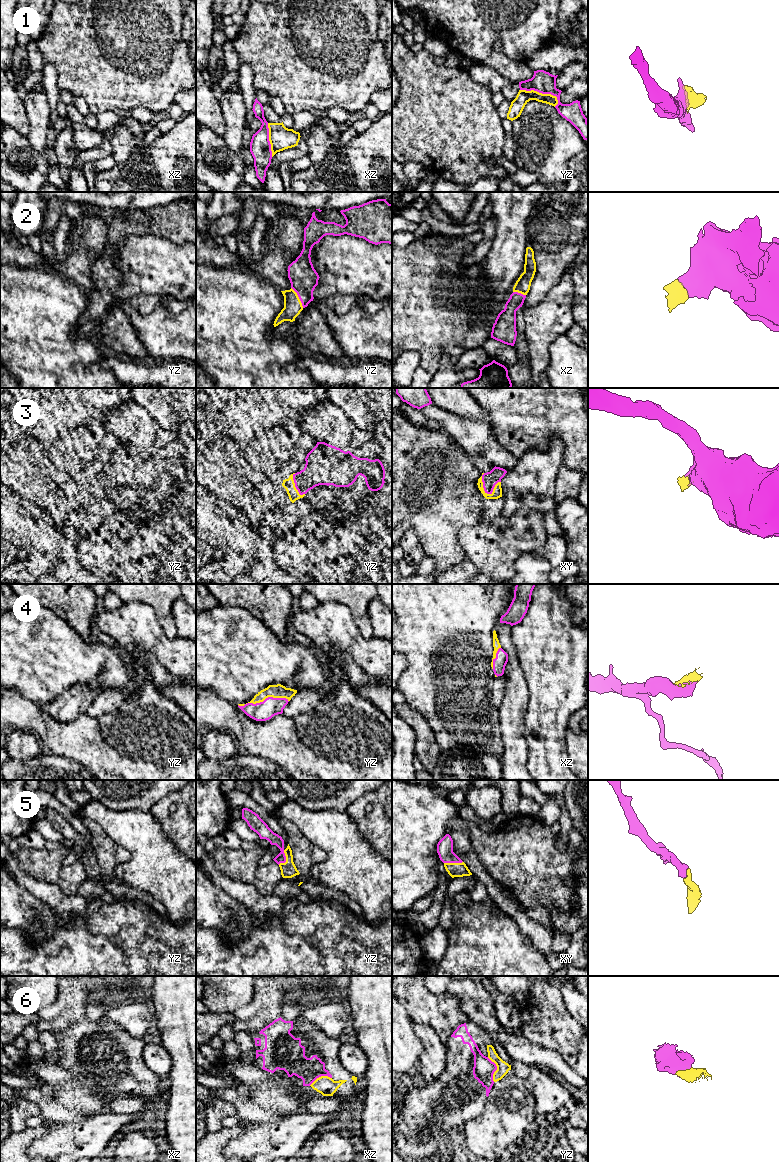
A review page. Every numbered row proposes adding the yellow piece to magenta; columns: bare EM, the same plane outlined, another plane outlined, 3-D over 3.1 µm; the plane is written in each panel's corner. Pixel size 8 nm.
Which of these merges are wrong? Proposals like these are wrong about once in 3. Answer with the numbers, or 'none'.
1

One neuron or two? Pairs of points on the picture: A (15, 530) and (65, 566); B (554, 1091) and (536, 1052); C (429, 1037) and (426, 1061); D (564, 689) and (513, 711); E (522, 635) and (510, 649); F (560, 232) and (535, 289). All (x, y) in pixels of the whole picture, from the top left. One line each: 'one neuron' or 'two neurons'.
A: one neuron
B: two neurons
C: one neuron
D: two neurons
E: two neurons
F: one neuron

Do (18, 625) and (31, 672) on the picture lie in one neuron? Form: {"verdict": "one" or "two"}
{"verdict": "one"}

